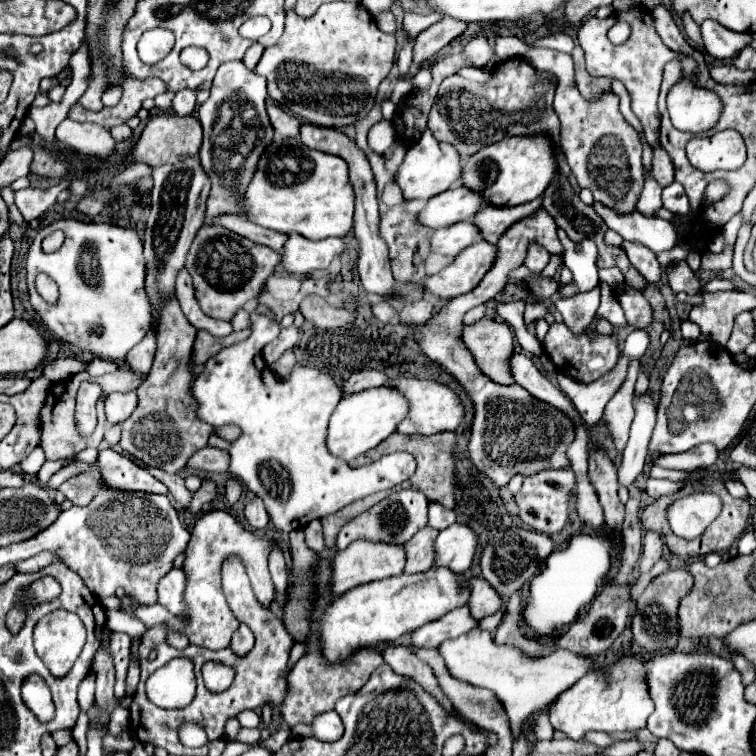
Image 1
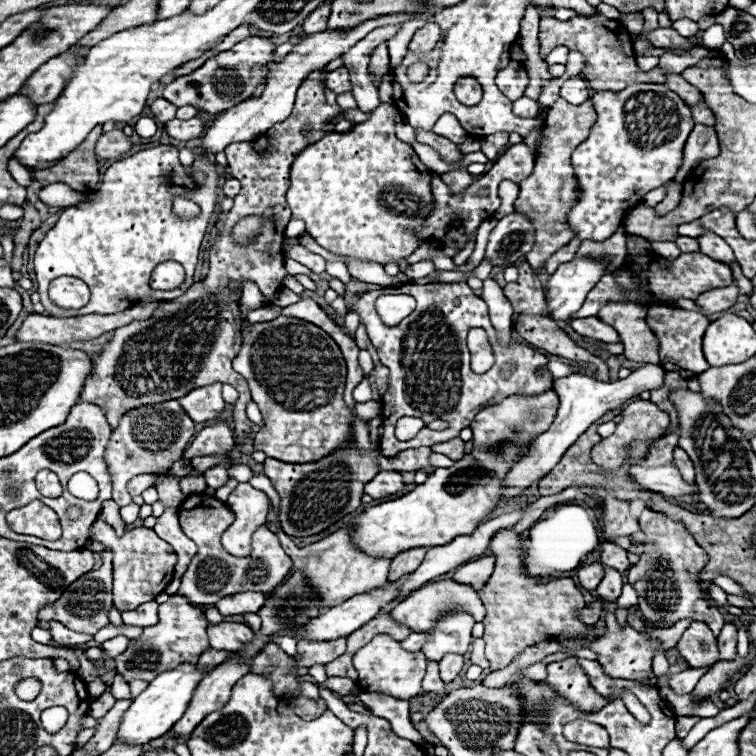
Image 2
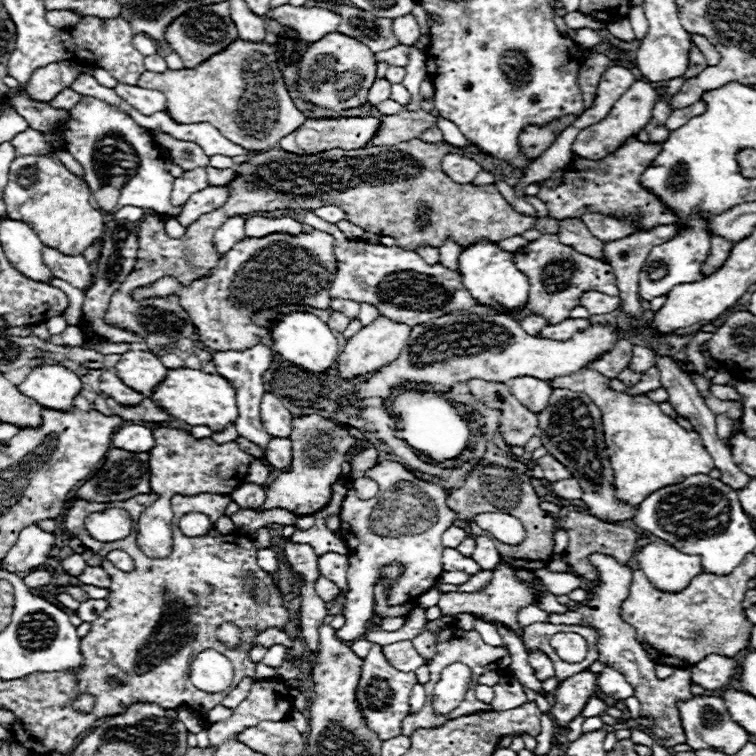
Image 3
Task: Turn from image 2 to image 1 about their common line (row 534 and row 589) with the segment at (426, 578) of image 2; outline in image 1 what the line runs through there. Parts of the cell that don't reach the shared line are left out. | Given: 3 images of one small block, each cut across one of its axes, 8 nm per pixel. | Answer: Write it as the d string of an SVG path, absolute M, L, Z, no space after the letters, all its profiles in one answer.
M464 576L464 588L470 590L468 608L470 608L472 618L482 620L484 616L490 616L500 610L502 598L494 592L494 588L484 578Z

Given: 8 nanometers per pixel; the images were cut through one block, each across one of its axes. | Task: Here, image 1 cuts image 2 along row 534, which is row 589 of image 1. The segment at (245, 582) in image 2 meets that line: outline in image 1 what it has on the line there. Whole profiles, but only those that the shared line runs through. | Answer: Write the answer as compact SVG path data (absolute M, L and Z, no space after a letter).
M210 510L206 514L202 514L202 518L198 518L192 538L188 542L186 548L186 562L184 562L184 570L188 574L188 586L186 586L186 604L188 604L188 612L190 612L190 620L184 622L172 614L168 614L166 608L162 608L160 604L154 606L134 606L132 614L138 616L148 628L152 626L166 626L166 632L180 632L186 634L188 640L196 646L204 646L208 650L222 650L230 646L232 634L238 628L238 620L234 618L232 610L226 604L226 598L222 594L220 588L220 566L224 562L226 556L230 554L238 554L244 564L246 564L246 572L250 576L252 588L254 588L254 596L260 602L260 606L270 608L270 604L276 598L276 588L272 584L270 572L268 572L268 556L272 552L272 548L276 548L278 544L268 538L268 536L256 536L250 530L246 530L230 512L224 510Z

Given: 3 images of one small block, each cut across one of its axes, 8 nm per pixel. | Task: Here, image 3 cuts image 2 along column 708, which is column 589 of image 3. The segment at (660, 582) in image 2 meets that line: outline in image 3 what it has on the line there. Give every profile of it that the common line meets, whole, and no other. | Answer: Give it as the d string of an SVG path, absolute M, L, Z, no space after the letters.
M592 554L590 560L596 566L596 570L600 572L598 588L594 588L592 596L588 598L588 602L584 606L565 614L550 613L548 614L548 622L550 624L568 624L568 626L580 624L580 626L596 628L600 660L604 660L608 666L612 666L618 672L624 672L624 676L628 676L628 682L634 686L636 698L640 700L640 716L646 716L646 718L654 720L654 724L650 726L650 732L654 734L654 738L660 740L666 748L672 748L676 744L684 744L686 736L684 736L684 728L680 724L680 714L678 714L678 708L676 708L676 700L692 698L692 692L690 692L692 672L690 672L690 668L678 668L666 680L656 678L654 660L640 646L640 642L636 640L634 630L626 622L620 620L620 604L628 596L628 590L630 590L630 584L632 584L632 570L628 566L618 564L616 560L612 560L612 556L604 556L604 554Z

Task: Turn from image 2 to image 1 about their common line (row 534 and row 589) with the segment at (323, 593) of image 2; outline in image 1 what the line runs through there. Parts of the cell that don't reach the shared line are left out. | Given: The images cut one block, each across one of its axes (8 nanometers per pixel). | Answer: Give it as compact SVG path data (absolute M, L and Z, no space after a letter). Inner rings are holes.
M366 540L352 542L346 550L336 552L336 556L332 558L330 594L340 596L340 594L344 594L350 588L356 588L360 584L398 576L402 572L404 564L406 564L406 554L404 554L402 546L392 546L392 544L382 544L382 542L366 542ZM274 548L272 550L272 556L270 556L270 574L272 574L272 580L276 584L278 594L286 594L288 592L287 569L282 550L280 548Z

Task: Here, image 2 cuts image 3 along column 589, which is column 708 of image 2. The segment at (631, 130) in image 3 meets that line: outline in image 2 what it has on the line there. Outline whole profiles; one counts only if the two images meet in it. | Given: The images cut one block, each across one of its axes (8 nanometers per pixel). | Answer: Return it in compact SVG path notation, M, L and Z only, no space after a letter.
M696 124L694 130L690 132L686 144L684 144L684 158L682 158L682 166L678 168L674 182L682 184L686 180L686 176L692 172L692 168L696 168L704 158L714 158L718 156L718 140L716 140L716 132L712 126L702 126Z

